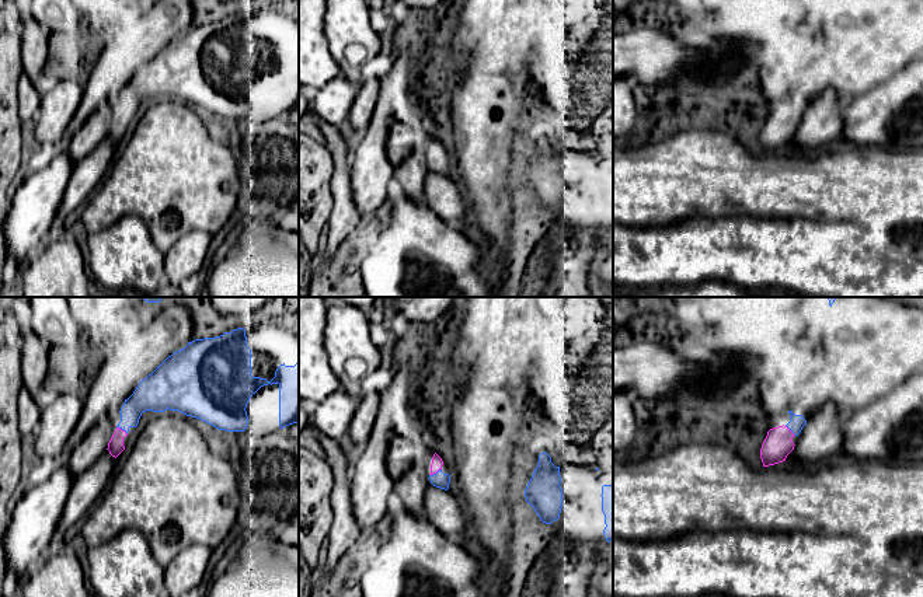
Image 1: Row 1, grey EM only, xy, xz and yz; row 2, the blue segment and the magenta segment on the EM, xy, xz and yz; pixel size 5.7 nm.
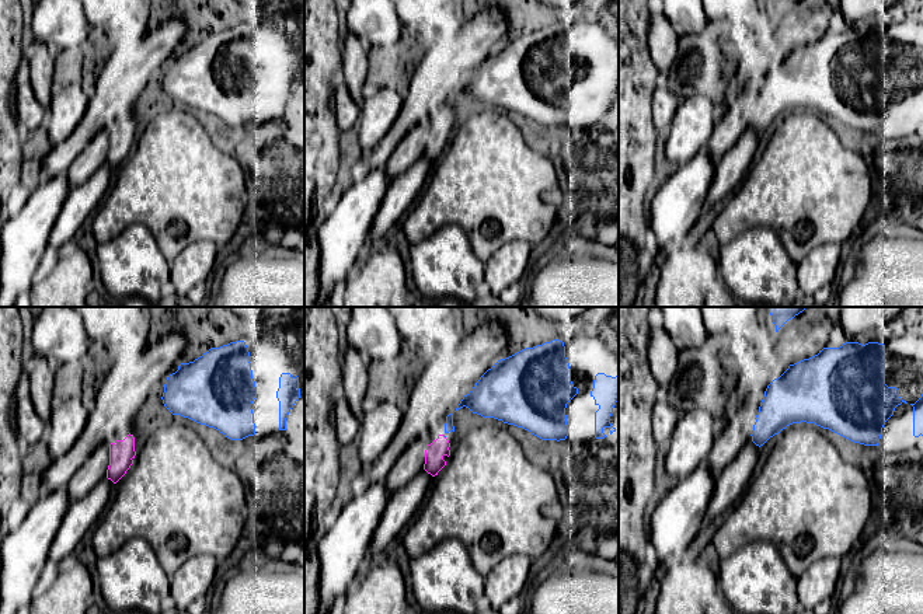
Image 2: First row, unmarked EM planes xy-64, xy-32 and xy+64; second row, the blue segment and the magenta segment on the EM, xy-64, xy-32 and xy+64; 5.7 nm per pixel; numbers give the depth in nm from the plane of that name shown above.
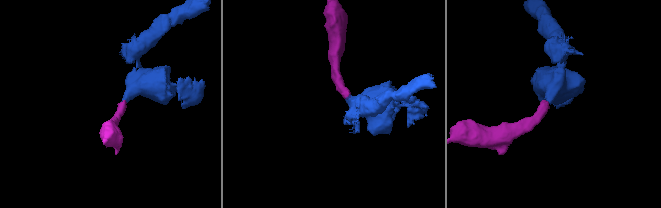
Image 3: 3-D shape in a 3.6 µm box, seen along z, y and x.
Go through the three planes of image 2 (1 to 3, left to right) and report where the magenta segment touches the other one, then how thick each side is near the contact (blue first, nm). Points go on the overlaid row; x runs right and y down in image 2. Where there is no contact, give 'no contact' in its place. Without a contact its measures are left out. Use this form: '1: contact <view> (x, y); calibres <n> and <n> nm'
1: no contact
2: no contact
3: no contact

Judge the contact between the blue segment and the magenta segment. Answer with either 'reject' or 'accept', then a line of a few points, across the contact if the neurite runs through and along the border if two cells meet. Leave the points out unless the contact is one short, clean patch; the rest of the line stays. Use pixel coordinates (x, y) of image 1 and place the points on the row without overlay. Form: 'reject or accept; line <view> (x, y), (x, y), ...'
accept; line xy (149, 81), (129, 101), (122, 115), (115, 132)

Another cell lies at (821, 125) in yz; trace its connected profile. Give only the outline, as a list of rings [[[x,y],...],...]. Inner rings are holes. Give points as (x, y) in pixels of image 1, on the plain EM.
[[[826,88],[807,108],[793,136],[800,146],[800,153],[809,154],[839,144],[844,107],[837,92]]]

